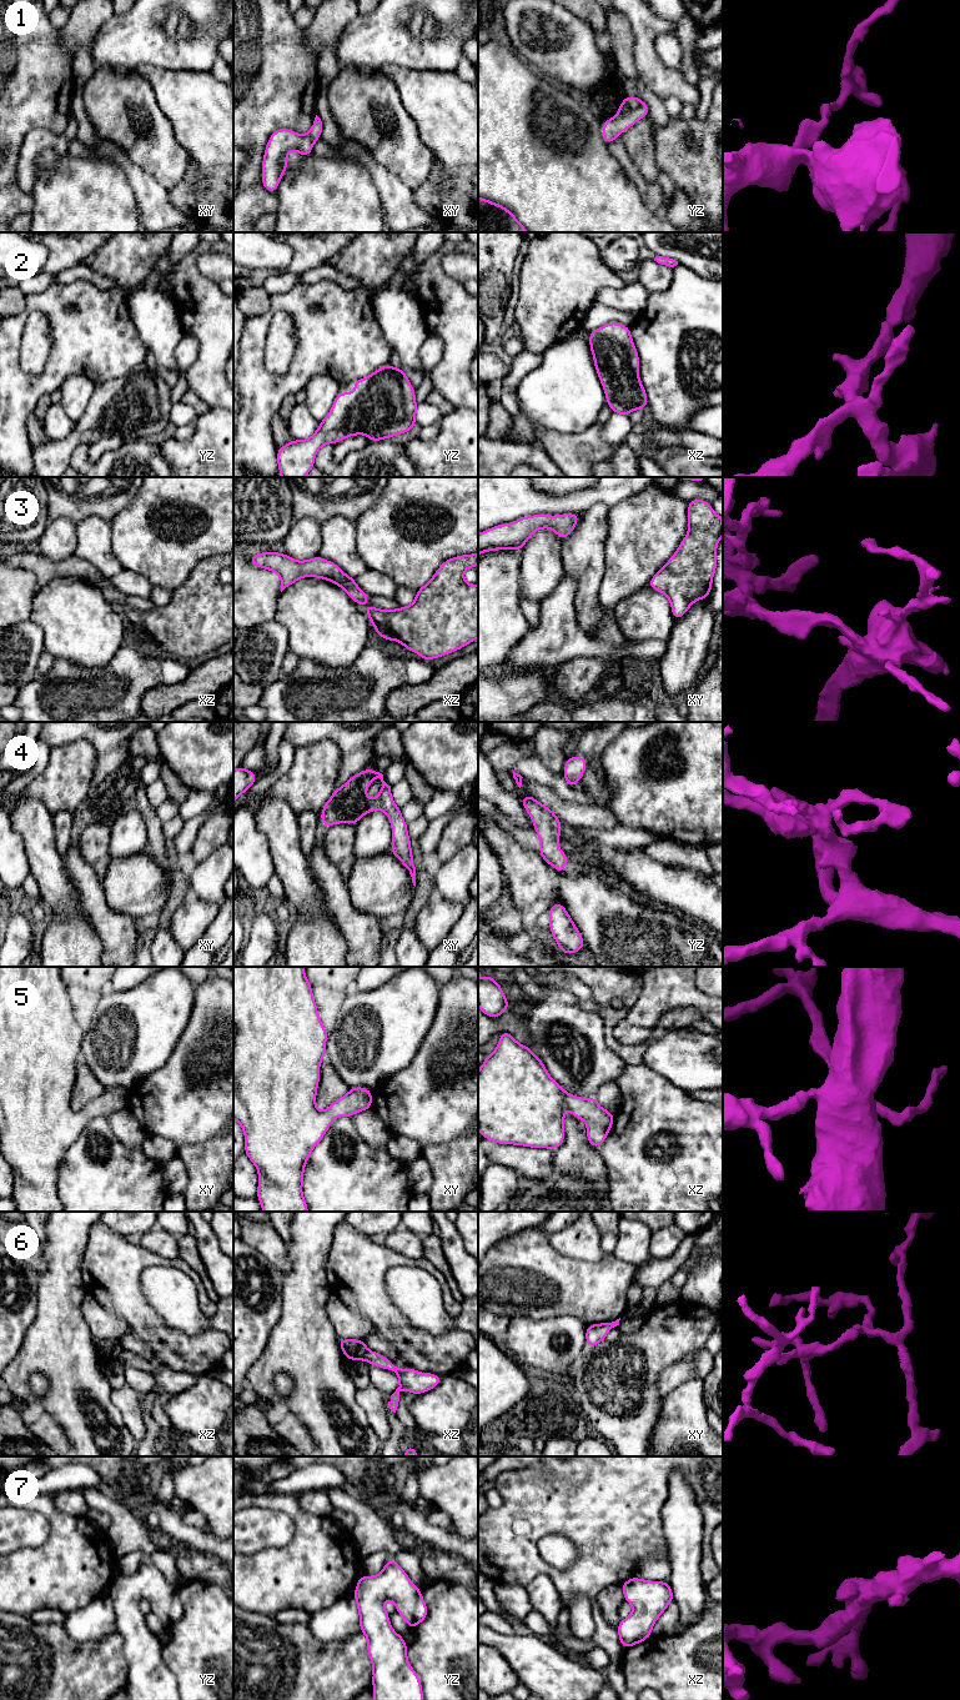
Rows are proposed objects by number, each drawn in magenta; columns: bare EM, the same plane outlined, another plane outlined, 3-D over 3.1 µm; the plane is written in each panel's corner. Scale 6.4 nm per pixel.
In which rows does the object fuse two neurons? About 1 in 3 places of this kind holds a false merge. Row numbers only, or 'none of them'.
6

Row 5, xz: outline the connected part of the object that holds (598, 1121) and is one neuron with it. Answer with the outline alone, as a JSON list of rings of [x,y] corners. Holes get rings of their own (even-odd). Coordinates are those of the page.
[[[501,1032],[497,1048],[478,1070],[478,1129],[497,1144],[526,1145],[556,1150],[566,1139],[564,1107],[587,1124],[587,1139],[599,1148],[612,1129],[614,1114],[603,1109],[595,1097],[580,1098],[553,1080],[533,1050],[518,1043],[512,1033]]]

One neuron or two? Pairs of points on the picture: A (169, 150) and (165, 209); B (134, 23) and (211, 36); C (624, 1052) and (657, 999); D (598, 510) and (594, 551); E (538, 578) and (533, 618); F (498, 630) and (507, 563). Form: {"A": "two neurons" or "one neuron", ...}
{"A": "two neurons", "B": "one neuron", "C": "two neurons", "D": "one neuron", "E": "two neurons", "F": "one neuron"}

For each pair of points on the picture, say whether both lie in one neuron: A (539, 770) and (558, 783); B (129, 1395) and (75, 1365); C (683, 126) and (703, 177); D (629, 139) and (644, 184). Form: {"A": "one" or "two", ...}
{"A": "one", "B": "two", "C": "one", "D": "two"}

